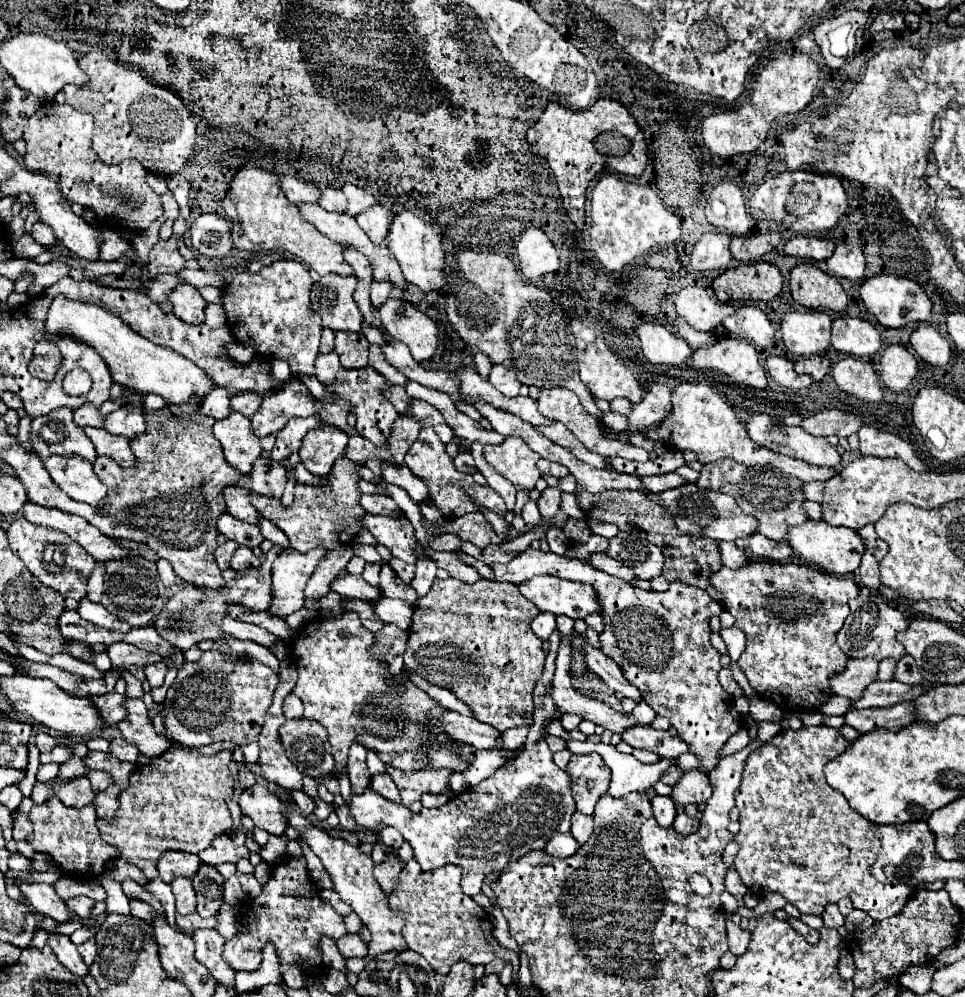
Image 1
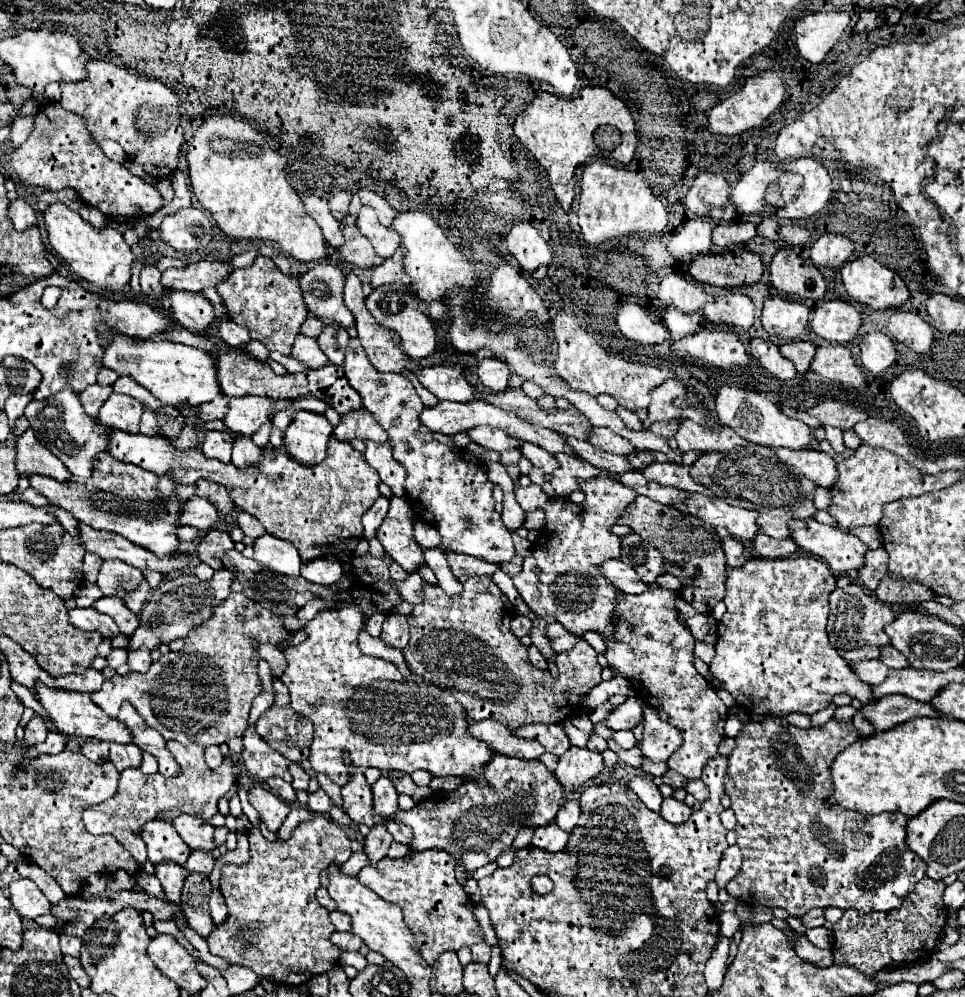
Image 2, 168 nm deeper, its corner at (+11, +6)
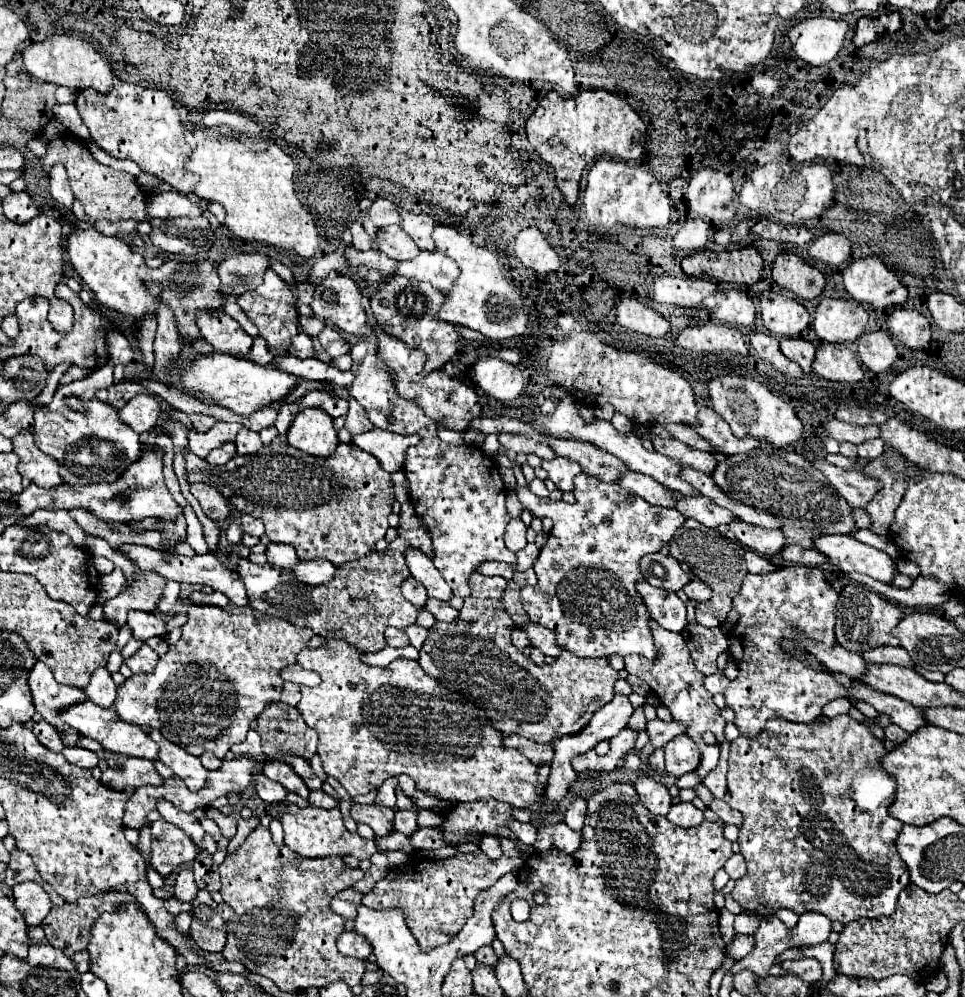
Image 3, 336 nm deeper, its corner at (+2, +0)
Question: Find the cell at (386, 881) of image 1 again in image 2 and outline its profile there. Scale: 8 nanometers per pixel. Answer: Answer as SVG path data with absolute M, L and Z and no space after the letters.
M382 822L374 824L370 828L370 834L364 840L364 852L368 856L368 862L370 864L378 864L388 854L390 844L392 844L392 836L388 834L386 826Z

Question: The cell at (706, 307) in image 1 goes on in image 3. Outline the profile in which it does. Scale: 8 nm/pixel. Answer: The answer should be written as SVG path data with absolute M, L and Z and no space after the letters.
M664 275L655 280L652 298L660 304L696 308L706 297L715 294L716 291L715 284L702 278Z

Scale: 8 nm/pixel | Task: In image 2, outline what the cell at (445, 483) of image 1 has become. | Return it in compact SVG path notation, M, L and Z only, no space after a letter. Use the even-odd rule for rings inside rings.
M358 338L350 340L346 348L344 372L350 386L362 396L364 408L370 410L378 422L380 416L384 416L382 426L390 436L394 458L408 472L406 492L408 492L410 508L420 520L432 524L442 536L442 544L438 548L424 550L426 564L434 570L440 588L446 594L462 592L462 584L452 576L448 568L444 550L472 554L480 560L488 560L496 564L512 560L514 558L512 536L506 530L500 514L494 510L494 498L492 498L494 484L488 480L484 464L468 452L462 452L462 456L454 454L448 446L434 440L432 432L428 432L428 428L424 428L418 420L418 414L424 404L416 394L412 382L400 374L376 372ZM468 518L470 524L466 522Z

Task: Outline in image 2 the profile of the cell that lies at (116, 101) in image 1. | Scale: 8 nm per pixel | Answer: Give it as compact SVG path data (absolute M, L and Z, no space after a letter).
M88 58L86 64L88 78L84 82L60 83L60 104L76 114L82 114L88 130L94 140L114 140L118 142L130 160L140 164L140 128L144 122L156 122L156 138L144 140L144 170L154 178L168 178L180 158L180 150L184 144L184 130L180 122L180 104L178 96L156 78L146 76L142 70L134 72L132 68L124 68L116 62L106 62L98 58Z

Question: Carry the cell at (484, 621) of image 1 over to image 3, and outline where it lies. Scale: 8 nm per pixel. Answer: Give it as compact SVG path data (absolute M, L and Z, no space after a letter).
M473 572L469 578L471 596L465 600L461 614L455 622L437 622L427 636L427 642L421 648L419 666L439 680L443 686L463 694L467 700L473 700L479 708L483 708L491 720L491 724L503 734L521 734L535 742L553 742L561 736L579 734L589 718L603 706L603 702L613 700L613 684L619 680L619 672L611 668L607 658L587 660L573 656L564 651L553 664L533 664L529 656L523 656L509 640L513 630L513 620L505 610L501 610L499 596L505 590L505 580L501 576L483 576Z

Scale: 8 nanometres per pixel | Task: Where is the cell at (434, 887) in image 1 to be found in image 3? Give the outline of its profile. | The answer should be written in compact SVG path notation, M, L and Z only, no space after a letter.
M483 852L477 854L457 854L445 860L417 860L403 868L393 868L389 876L373 888L373 892L363 896L363 904L371 910L401 908L405 922L419 942L423 952L433 950L439 944L449 942L473 916L473 902L481 890L487 890L507 872L517 872L523 866L523 858L501 856L497 864L489 860Z

